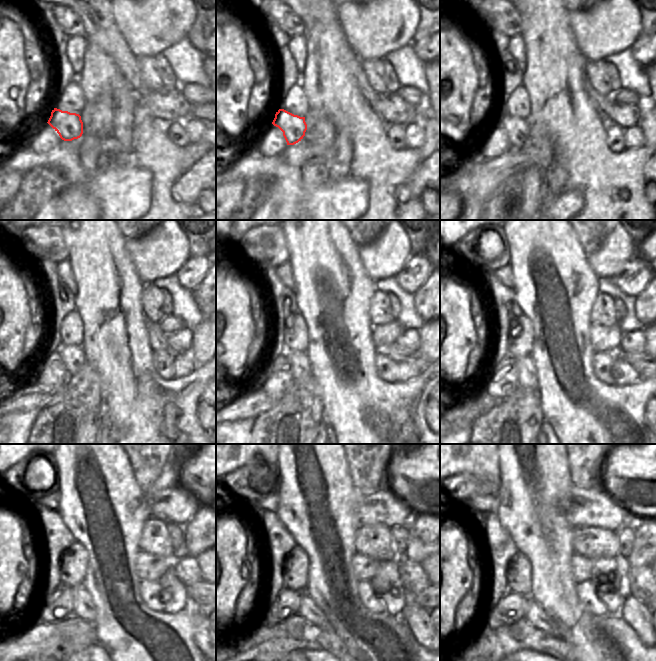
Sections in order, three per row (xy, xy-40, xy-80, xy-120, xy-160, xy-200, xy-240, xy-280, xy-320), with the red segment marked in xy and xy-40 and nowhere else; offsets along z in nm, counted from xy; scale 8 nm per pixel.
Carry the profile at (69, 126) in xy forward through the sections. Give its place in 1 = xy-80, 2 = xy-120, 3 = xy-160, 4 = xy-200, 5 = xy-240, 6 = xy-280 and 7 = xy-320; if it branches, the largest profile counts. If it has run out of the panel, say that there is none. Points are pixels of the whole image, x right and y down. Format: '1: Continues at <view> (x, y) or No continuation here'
1: Continues at xy-80 (518, 130)
2: Continues at xy-120 (73, 356)
3: Continues at xy-160 (302, 370)
4: Continues at xy-200 (528, 379)
5: Continues at xy-240 (83, 607)
6: Continues at xy-280 (308, 609)
7: Continues at xy-320 (537, 616).

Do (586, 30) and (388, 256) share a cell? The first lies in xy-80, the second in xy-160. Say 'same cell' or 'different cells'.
same cell

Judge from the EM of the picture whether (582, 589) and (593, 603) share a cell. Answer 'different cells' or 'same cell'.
same cell

